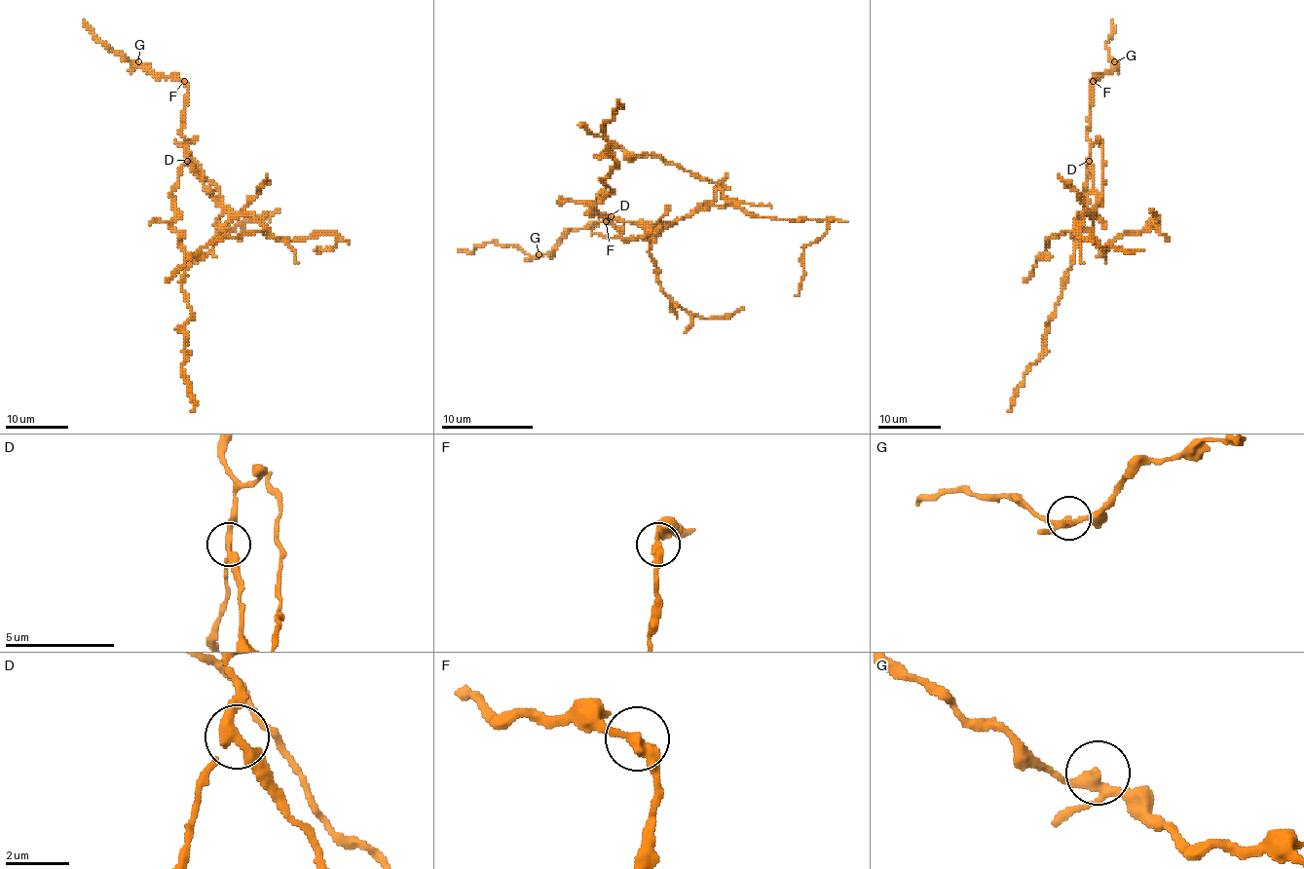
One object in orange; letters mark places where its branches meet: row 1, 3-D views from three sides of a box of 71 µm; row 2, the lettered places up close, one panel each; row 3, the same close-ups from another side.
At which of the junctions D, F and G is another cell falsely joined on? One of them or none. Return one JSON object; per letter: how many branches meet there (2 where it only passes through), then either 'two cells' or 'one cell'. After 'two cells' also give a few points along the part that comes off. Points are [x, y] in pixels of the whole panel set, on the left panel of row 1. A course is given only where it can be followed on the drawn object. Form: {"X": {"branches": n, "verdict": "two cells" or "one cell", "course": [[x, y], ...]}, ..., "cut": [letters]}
{"D": {"branches": 3, "verdict": "two cells", "course": [[187, 161], [220, 202], [235, 213], [251, 214], [277, 239], [335, 235], [337, 245], [330, 249], [314, 249]]}, "F": {"branches": 2, "verdict": "one cell"}, "G": {"branches": 3, "verdict": "one cell"}, "cut": ["D"]}

